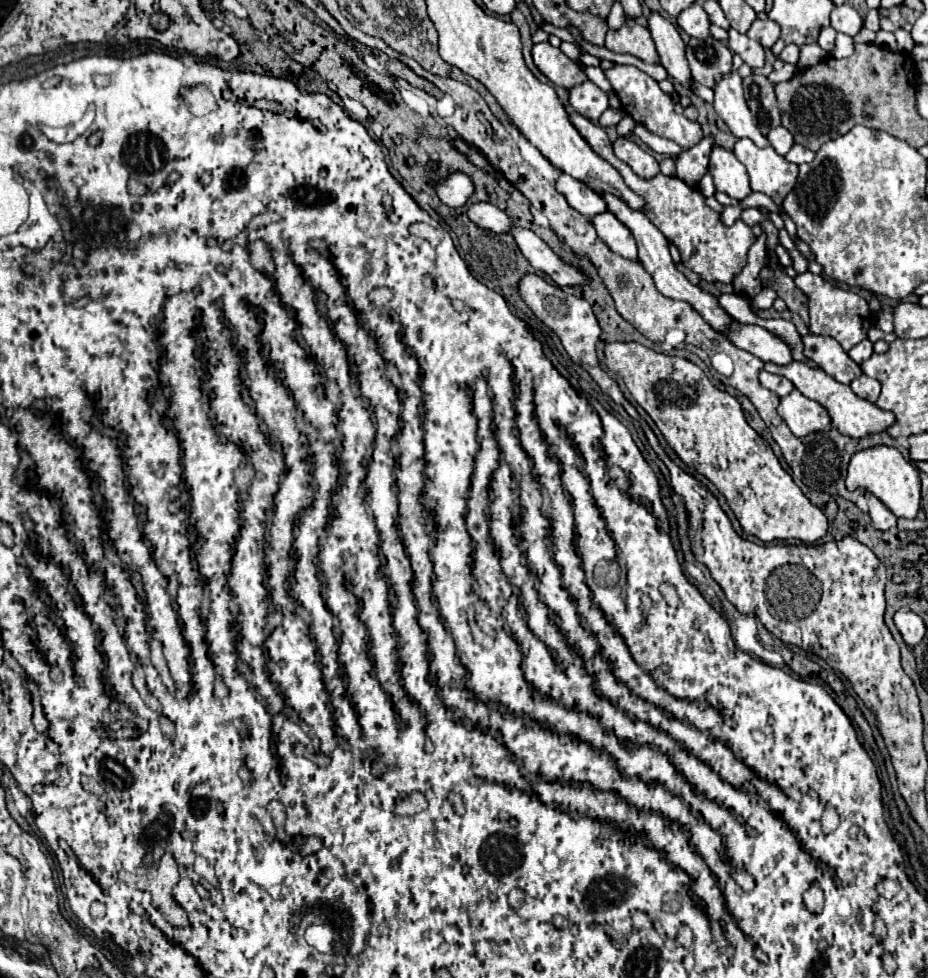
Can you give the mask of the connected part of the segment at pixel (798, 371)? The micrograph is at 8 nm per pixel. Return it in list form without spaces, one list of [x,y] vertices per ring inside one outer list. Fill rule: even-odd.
[[[766,362],[764,368],[766,368],[768,372],[776,372],[776,374],[786,376],[788,380],[794,382],[794,386],[796,386],[804,396],[808,396],[808,398],[820,402],[820,404],[828,410],[834,428],[840,430],[840,432],[846,434],[846,436],[866,438],[866,436],[870,436],[870,434],[884,434],[884,432],[888,432],[888,430],[896,424],[896,416],[892,416],[892,412],[884,412],[884,410],[880,410],[876,404],[872,404],[872,402],[868,402],[868,400],[864,400],[864,398],[858,398],[858,396],[852,392],[850,386],[836,382],[832,376],[828,376],[828,374],[826,374],[824,370],[820,370],[820,368],[814,370],[814,368],[808,368],[808,366],[802,364],[802,362],[792,362],[792,364],[784,366],[784,368],[780,368],[780,366],[772,364],[772,362]]]

